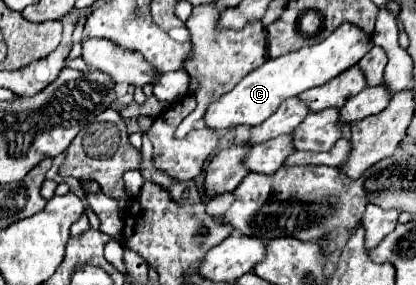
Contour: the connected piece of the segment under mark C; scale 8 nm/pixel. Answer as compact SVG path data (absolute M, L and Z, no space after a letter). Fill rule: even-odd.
M342 22L342 26L338 26L338 30L334 30L320 44L306 46L306 48L300 48L296 52L290 52L290 54L284 54L278 58L268 58L264 62L264 66L260 66L254 72L250 72L248 76L244 76L236 84L234 90L224 94L220 100L212 102L204 116L204 122L206 122L206 126L210 126L214 130L222 130L222 128L228 128L234 124L256 126L258 122L264 122L266 118L270 118L270 114L274 110L278 110L278 106L286 98L298 96L308 88L322 86L328 80L332 80L334 76L348 70L350 66L358 64L358 60L370 48L372 48L370 34L362 34L362 30L358 30L358 26L350 26L350 22Z

